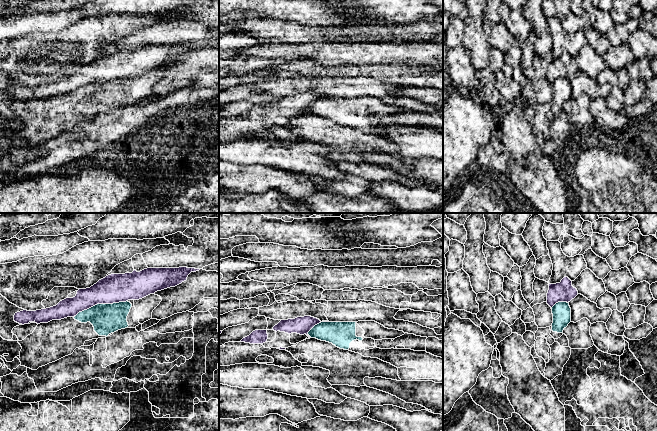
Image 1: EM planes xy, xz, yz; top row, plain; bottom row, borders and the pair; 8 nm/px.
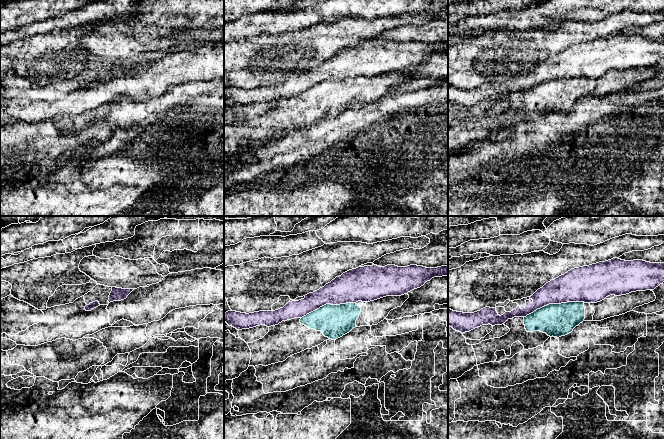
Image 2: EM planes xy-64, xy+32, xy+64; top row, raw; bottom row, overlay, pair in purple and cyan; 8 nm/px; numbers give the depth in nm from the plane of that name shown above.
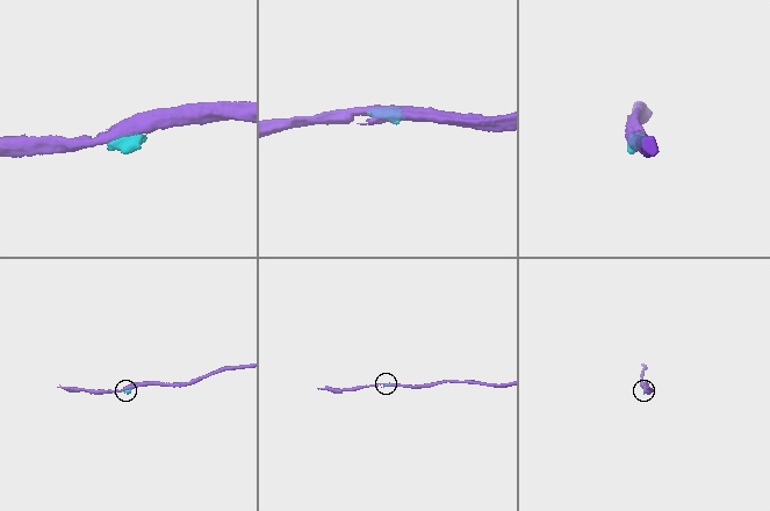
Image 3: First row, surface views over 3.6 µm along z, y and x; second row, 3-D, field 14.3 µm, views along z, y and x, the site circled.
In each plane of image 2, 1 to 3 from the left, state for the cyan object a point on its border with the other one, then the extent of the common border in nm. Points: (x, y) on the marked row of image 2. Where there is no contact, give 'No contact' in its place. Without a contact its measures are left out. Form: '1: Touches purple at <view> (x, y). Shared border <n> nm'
1: No contact
2: Touches purple at xy+32 (328, 303). Shared border 460 nm
3: Touches purple at xy+64 (554, 303). Shared border 500 nm

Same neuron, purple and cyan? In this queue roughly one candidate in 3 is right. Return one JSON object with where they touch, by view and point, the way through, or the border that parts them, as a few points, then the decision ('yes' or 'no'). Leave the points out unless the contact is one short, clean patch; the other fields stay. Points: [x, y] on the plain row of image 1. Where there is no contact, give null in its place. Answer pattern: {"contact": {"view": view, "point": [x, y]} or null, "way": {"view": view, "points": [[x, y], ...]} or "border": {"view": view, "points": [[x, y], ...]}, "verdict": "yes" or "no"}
{"contact": {"view": "xy", "point": [101, 79]}, "border": {"view": "xy", "points": [[127, 76], [97, 79], [80, 87], [75, 92]]}, "verdict": "no"}

